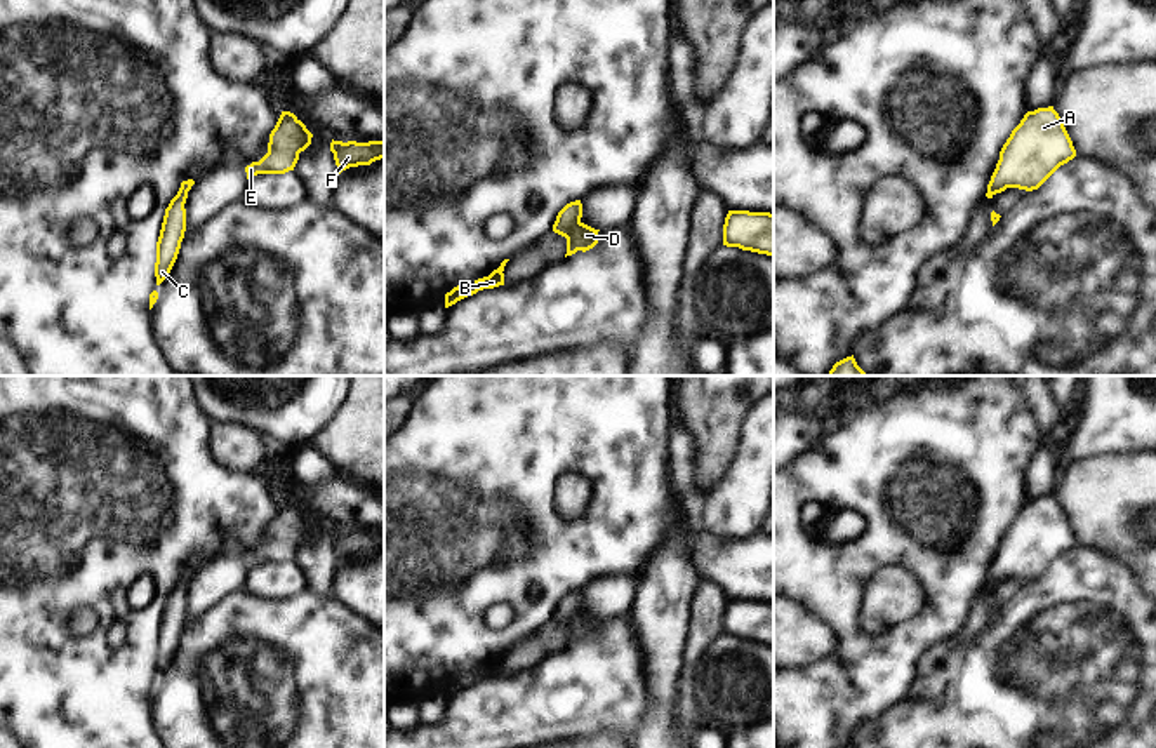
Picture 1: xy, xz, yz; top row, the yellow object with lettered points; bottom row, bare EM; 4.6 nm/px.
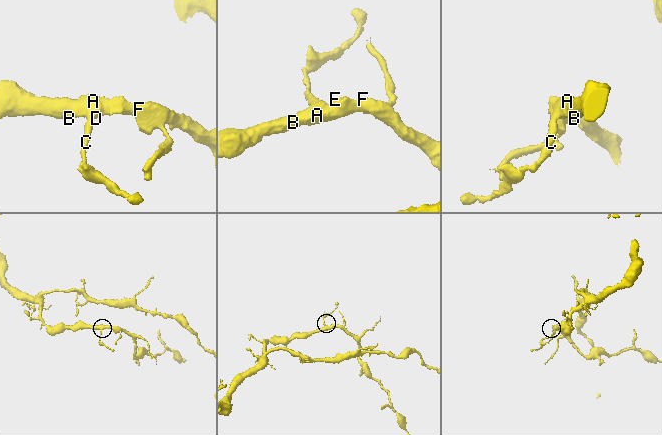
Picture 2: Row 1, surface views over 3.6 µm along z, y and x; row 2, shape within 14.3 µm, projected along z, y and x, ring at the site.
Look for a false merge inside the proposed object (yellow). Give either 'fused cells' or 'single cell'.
single cell

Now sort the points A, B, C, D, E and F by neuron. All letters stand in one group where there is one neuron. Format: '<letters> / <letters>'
A B C D E F

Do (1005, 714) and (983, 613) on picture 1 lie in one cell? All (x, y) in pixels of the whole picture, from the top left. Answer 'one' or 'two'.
two

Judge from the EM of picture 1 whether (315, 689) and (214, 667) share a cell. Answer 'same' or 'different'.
same

